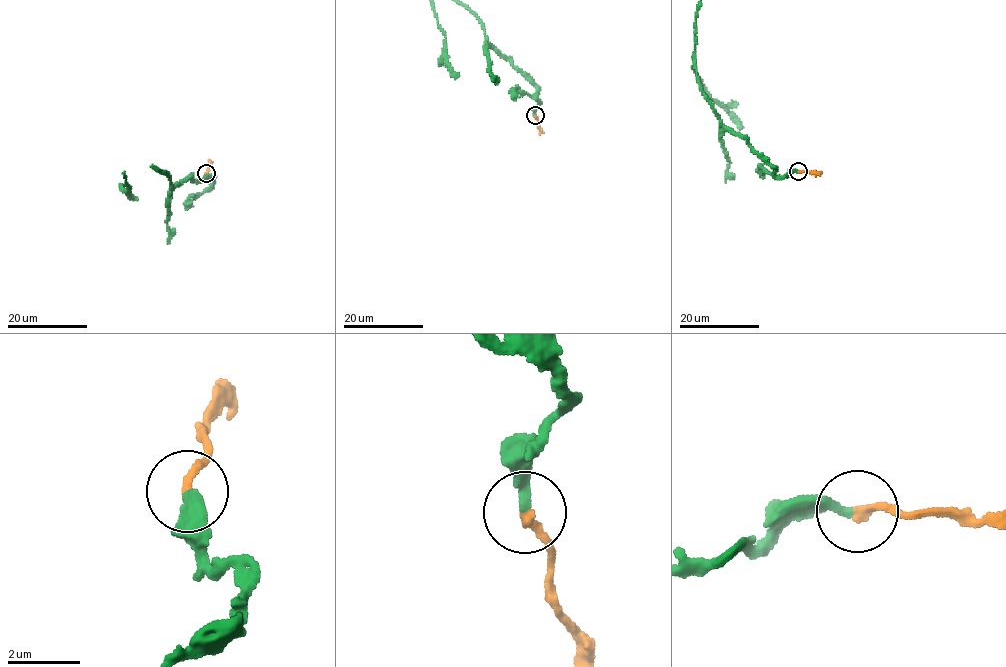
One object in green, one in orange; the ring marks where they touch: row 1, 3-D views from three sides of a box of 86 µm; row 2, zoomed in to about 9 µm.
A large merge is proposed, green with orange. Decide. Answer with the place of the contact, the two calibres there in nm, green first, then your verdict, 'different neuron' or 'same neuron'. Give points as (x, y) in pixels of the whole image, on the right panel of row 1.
at (798, 171); 280 nm thick on the green side, 240 nm on the other; same neuron

